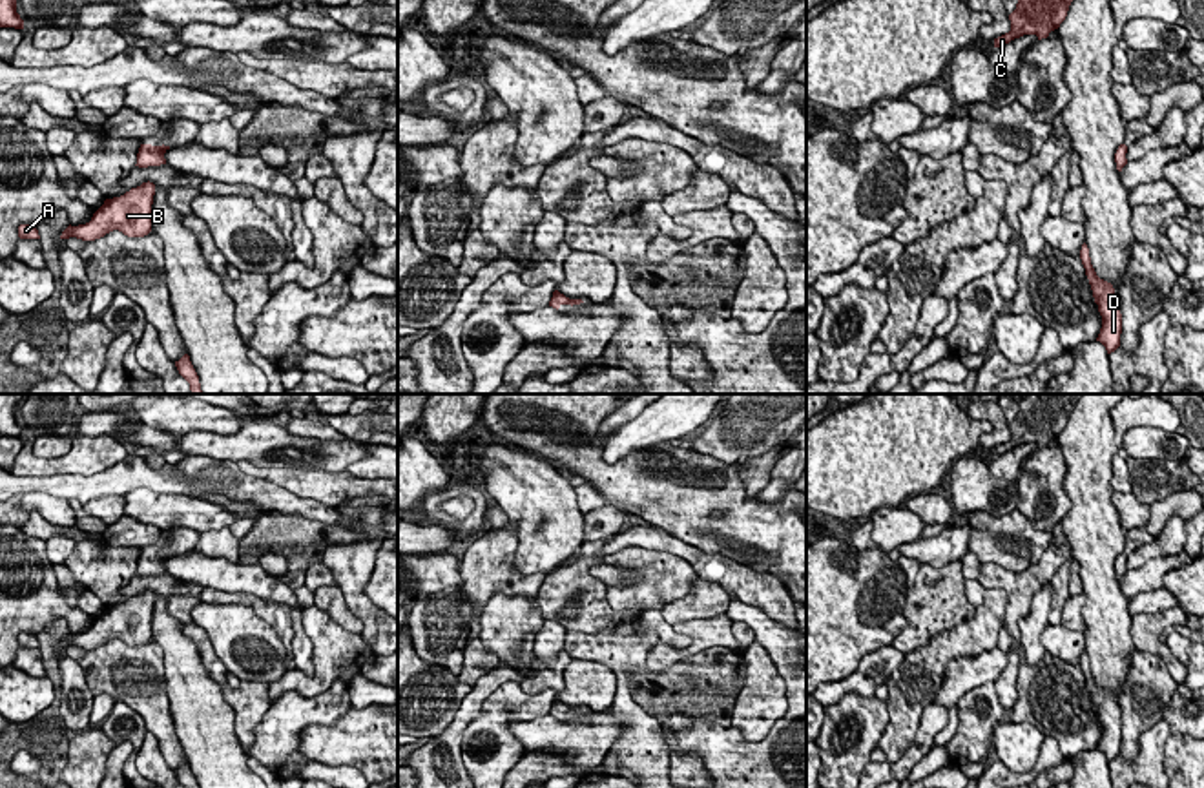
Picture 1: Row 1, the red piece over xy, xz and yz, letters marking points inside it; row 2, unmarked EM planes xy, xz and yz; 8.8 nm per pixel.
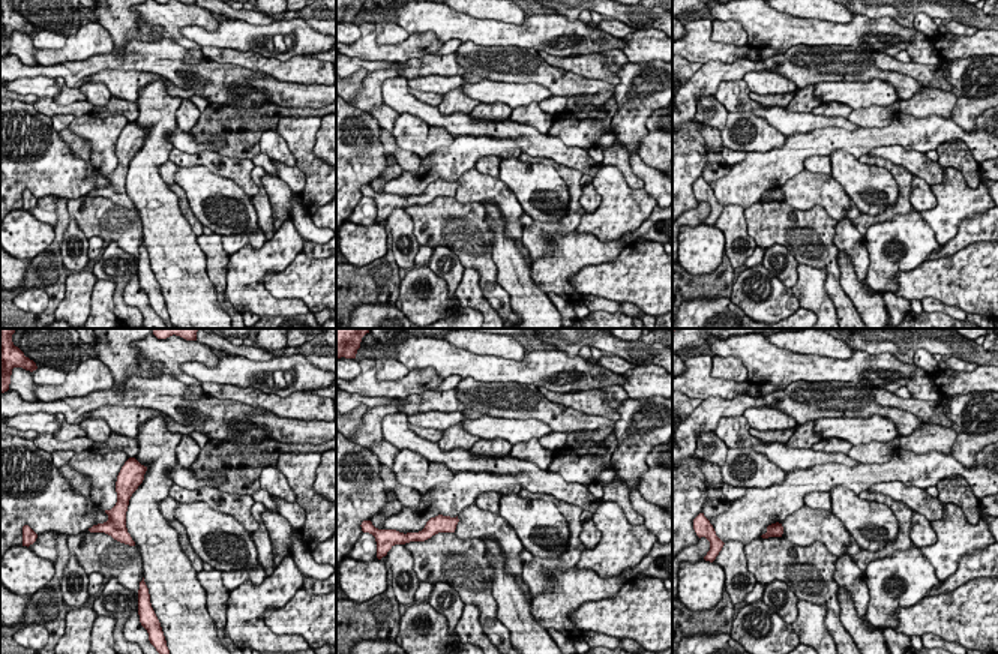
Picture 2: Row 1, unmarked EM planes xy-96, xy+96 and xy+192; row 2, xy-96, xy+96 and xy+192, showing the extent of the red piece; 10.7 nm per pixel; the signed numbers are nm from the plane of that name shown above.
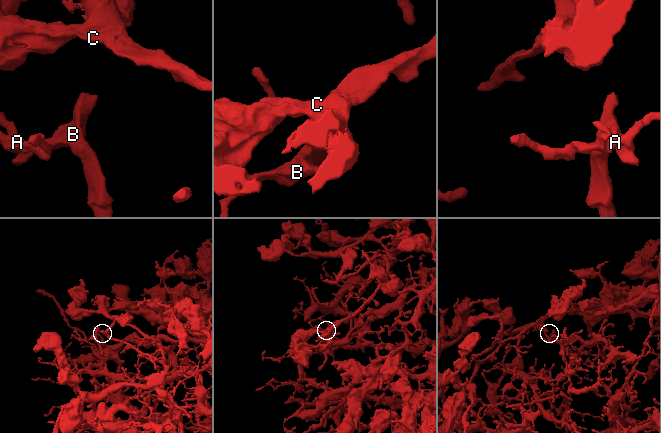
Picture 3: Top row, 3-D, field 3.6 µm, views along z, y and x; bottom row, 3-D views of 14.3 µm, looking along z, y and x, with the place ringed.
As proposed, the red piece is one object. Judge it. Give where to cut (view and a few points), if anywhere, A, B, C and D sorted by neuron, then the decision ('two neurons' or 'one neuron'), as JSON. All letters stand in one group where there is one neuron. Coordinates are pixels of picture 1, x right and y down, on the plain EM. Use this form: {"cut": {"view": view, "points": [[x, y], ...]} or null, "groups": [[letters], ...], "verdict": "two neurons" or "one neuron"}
{"cut": null, "groups": [["A", "B", "C", "D"]], "verdict": "one neuron"}

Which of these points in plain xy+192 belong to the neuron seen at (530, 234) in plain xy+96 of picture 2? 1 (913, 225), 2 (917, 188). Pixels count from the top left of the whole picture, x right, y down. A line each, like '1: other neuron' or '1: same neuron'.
1: other neuron
2: other neuron

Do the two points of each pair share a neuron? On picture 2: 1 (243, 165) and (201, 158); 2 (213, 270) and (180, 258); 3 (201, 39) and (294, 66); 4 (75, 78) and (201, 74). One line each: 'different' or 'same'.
1: same
2: different
3: different
4: same

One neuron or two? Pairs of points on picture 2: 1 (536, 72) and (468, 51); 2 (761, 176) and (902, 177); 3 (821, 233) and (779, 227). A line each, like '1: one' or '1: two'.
1: one
2: two
3: one

